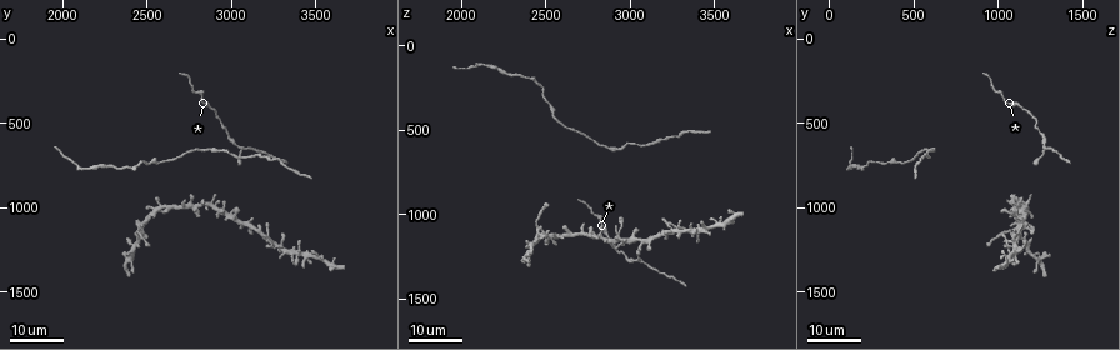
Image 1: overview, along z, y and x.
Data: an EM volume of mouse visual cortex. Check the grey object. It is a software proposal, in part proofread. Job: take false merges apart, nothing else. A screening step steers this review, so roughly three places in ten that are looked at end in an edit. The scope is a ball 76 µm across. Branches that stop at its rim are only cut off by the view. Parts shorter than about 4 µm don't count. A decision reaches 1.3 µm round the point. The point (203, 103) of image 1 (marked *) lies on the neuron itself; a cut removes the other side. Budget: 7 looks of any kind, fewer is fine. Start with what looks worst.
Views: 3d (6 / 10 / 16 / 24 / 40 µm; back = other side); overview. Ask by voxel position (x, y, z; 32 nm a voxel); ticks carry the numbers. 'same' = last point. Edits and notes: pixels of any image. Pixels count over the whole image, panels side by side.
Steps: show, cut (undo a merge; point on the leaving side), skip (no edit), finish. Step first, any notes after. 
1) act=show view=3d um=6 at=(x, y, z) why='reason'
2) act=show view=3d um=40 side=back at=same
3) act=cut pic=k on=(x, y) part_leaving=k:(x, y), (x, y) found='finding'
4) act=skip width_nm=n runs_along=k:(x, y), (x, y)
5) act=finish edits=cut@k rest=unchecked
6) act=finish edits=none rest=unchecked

act=show view=3d um=24 at=(2880, 660, 620)

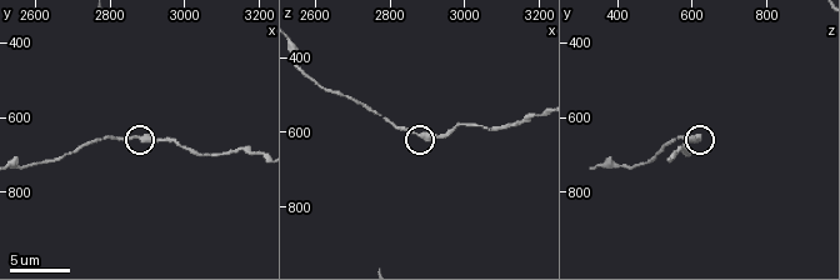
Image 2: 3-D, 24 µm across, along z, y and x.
act=show view=3d um=10 at=(2900, 660, 600)

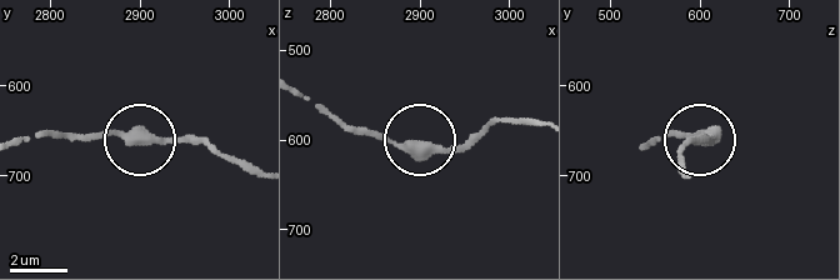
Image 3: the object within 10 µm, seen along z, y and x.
act=skip found='all the same neuron'

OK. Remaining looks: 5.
act=show view=3d um=16 at=(3040, 660, 1280) why='three-way junction'

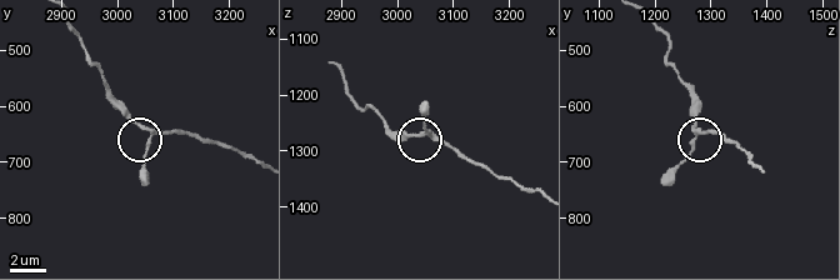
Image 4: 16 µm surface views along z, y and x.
act=show view=3d um=6 at=(3060, 650, 1270) why='zoom in'

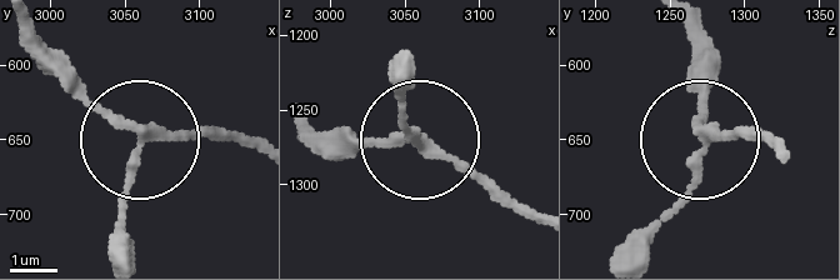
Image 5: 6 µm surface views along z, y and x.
act=skip width_nm=210 runs_along=5:(29, 29), (136, 133), (228, 136) found='all the same neuron'

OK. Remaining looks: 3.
act=show view=3d um=16 at=(2940, 1020, 1120) why='two arms at a narrow angle'

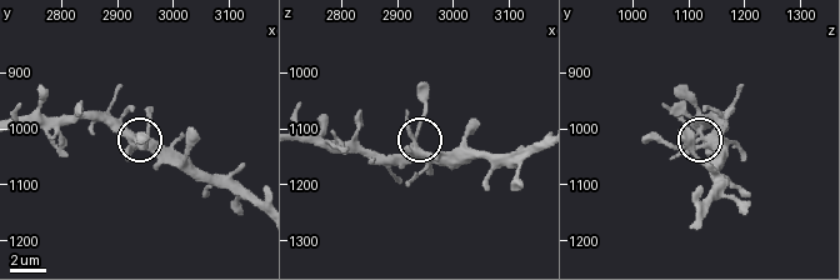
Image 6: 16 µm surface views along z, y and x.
act=show view=3d um=6 at=(2935, 1030, 1130)

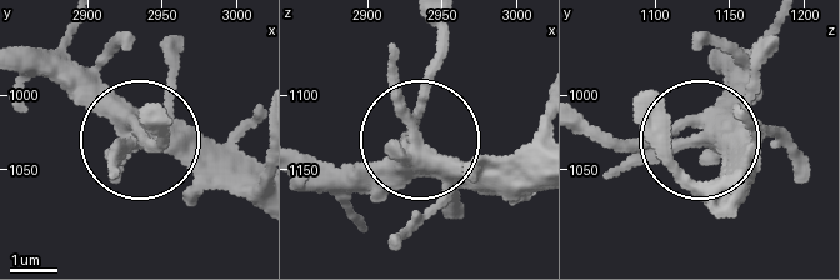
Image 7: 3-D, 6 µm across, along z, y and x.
act=skip found='one neuron here'

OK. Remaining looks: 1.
act=finish edits=none rest=unchecked

